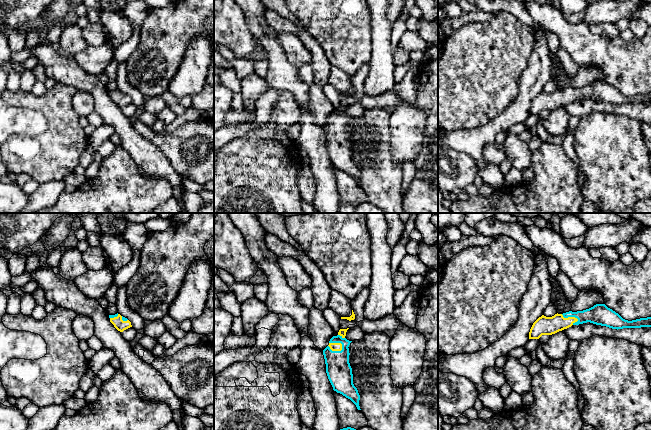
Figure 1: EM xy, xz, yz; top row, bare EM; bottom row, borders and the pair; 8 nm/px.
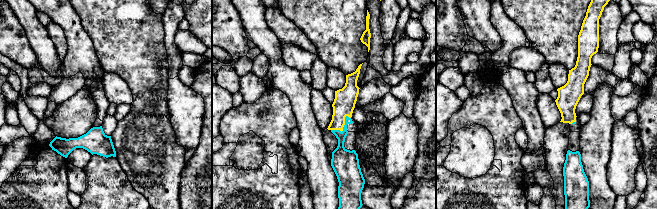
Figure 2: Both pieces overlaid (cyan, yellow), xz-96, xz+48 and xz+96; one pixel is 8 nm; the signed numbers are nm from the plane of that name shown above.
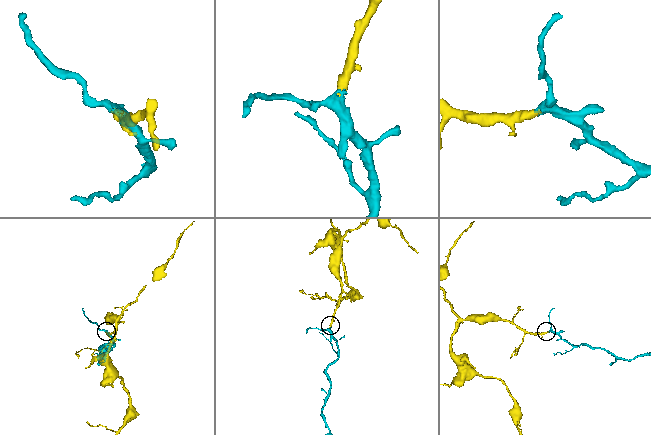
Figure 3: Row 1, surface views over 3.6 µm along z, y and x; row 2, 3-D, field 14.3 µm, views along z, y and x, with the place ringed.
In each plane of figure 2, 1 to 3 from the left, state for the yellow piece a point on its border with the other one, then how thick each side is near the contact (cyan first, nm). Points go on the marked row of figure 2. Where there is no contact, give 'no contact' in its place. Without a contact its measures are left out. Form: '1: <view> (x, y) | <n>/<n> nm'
1: no contact
2: xz+48 (343, 127) | 160/180 nm
3: xz+96 (573, 122) | 20/180 nm

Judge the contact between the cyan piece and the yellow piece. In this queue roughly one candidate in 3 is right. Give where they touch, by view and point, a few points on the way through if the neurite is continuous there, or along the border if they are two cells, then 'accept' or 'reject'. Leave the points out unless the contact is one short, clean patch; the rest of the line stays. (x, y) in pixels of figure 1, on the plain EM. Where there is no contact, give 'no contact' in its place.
contact xz (338, 118); way xz (338, 145), (338, 118), (333, 122); accept

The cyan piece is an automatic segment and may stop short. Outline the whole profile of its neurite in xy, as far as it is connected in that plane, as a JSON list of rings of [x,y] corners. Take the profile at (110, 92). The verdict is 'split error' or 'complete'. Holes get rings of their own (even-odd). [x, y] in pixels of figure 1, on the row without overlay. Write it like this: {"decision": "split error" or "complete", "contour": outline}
{"decision": "split error", "contour": [[[118,89],[115,91],[109,91],[109,94],[110,98],[120,108],[123,108],[124,106],[132,103],[131,98],[127,94],[121,92]]]}

